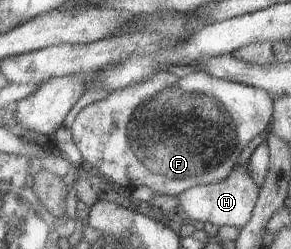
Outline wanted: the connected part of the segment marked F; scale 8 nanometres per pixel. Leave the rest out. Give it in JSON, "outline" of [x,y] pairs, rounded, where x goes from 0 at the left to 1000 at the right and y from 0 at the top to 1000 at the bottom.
{"outline":[[[543,281],[488,325],[385,361],[364,394],[302,418],[278,438],[258,462],[251,494],[244,494],[244,554],[271,606],[271,622],[285,631],[289,667],[306,675],[333,715],[357,719],[368,735],[392,735],[436,763],[474,751],[474,743],[502,743],[526,775],[608,787],[619,771],[646,755],[677,743],[739,739],[777,719],[784,699],[814,663],[821,647],[818,622],[825,622],[825,606],[838,598],[838,586],[876,542],[907,542],[924,522],[935,426],[931,382],[918,365],[866,349],[863,341],[739,313],[701,289],[653,289],[643,301],[605,305],[577,285]]]}

